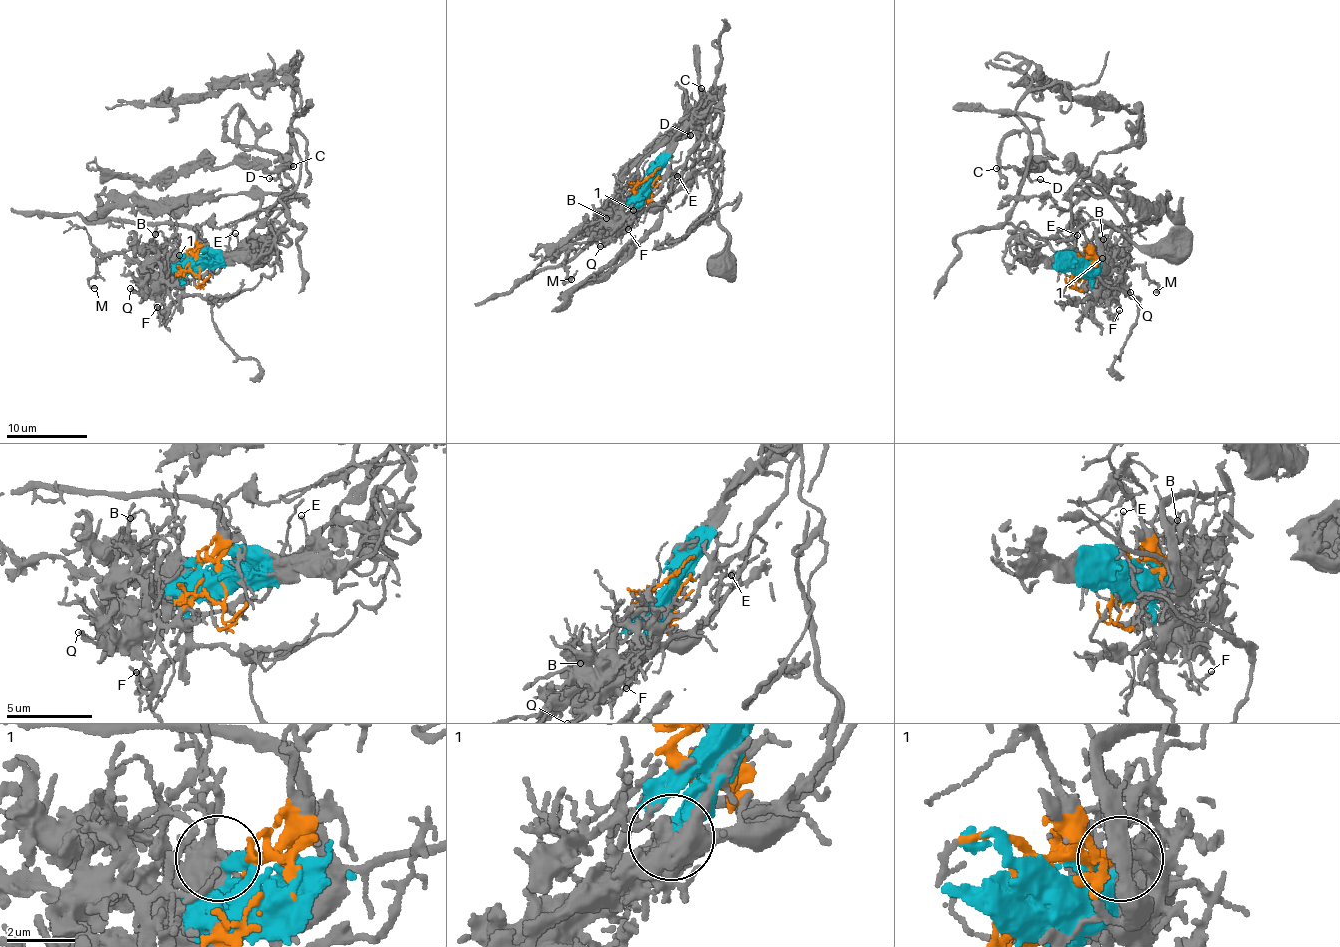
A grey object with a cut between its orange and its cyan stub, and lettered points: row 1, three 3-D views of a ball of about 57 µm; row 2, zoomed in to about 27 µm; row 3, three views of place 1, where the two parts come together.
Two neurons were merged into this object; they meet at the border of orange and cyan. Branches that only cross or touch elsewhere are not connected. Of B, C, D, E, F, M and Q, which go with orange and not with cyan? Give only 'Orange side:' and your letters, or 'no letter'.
Orange side: B, E, F, Q

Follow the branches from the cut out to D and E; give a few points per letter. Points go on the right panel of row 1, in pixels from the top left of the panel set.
D: (1075, 268), (1031, 257), (1010, 219), (1031, 133), (1056, 157), (1028, 163), (1028, 176), (1041, 180)
E: (1075, 268), (1082, 258), (1090, 258), (1100, 273), (1104, 268), (1095, 257), (1082, 255), (1075, 248), (1077, 234)

